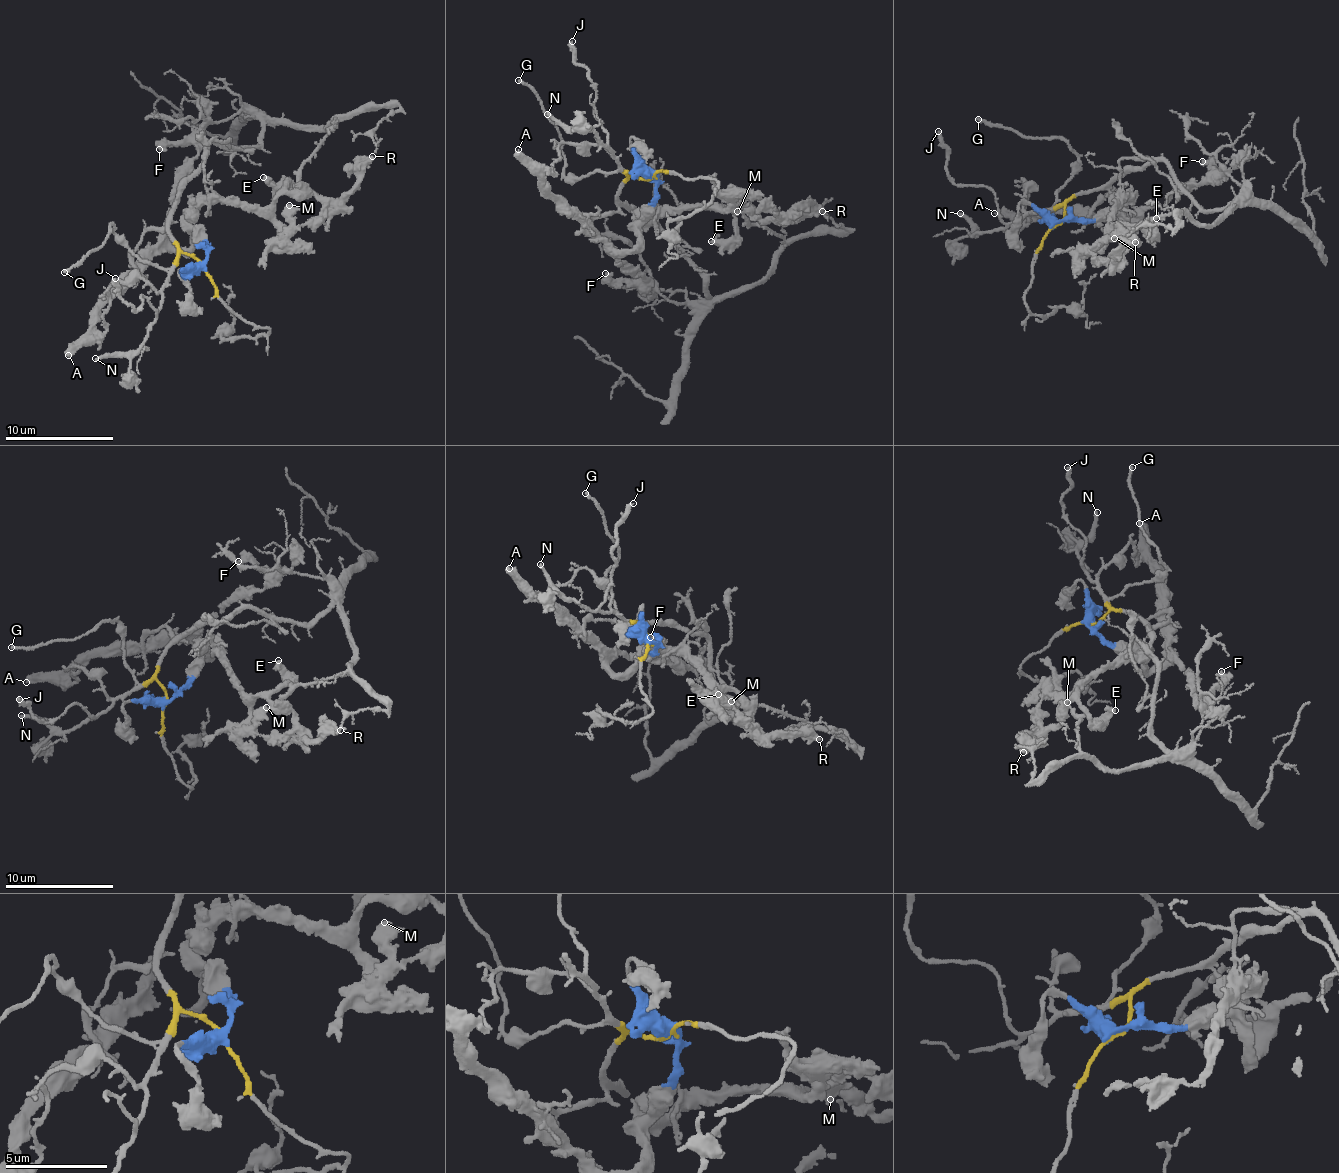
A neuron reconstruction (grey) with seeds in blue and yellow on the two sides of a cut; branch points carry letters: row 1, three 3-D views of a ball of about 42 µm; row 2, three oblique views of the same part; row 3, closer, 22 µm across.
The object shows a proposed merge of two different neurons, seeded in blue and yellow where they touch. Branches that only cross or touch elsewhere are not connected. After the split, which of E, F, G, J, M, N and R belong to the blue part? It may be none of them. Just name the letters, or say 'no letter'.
E, F, M, R

